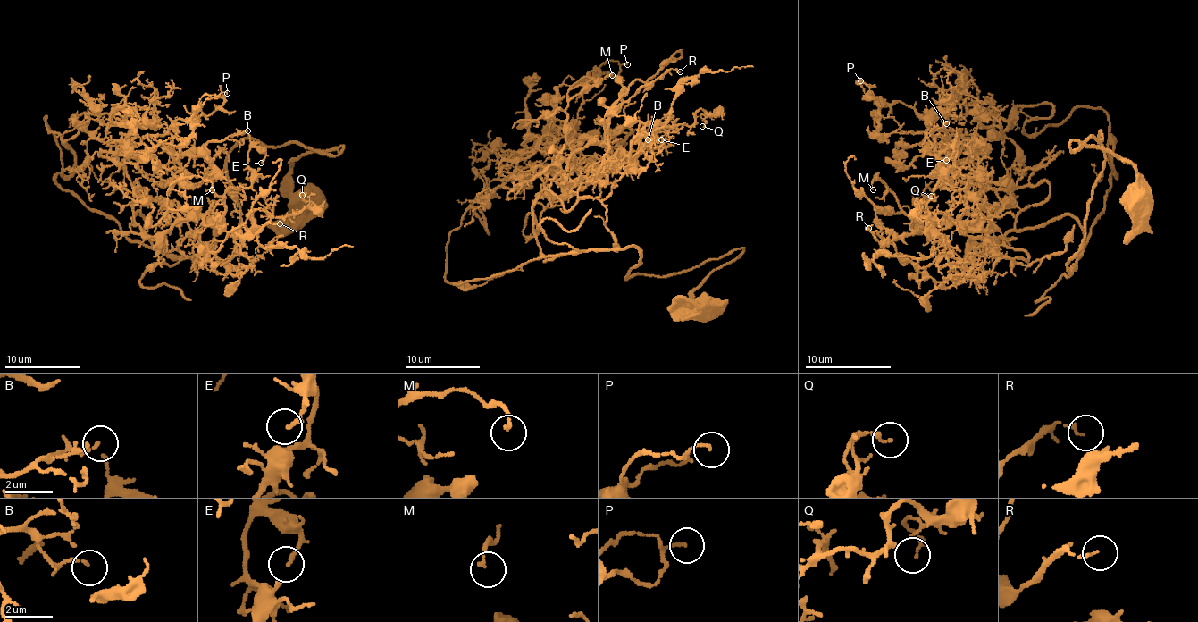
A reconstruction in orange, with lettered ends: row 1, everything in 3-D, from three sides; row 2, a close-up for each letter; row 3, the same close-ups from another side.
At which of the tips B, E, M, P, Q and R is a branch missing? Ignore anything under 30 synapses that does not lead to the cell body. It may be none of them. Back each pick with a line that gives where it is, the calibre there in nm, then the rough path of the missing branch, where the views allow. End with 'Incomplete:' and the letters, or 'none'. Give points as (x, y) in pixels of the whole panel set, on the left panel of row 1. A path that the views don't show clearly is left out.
Incomplete: none

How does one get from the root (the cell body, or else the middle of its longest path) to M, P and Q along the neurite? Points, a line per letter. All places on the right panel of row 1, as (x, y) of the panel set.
M: (1139, 200), (1130, 164), (1070, 143), (1104, 149), (1070, 273), (1070, 215), (983, 246), (873, 189)
P: (1139, 200), (1070, 149), (1100, 132), (1070, 273), (1070, 215), (983, 246), (974, 143), (882, 134), (860, 80)
Q: (1139, 200), (1072, 140), (1104, 149), (1072, 271), (1064, 215), (946, 278), (931, 196)

